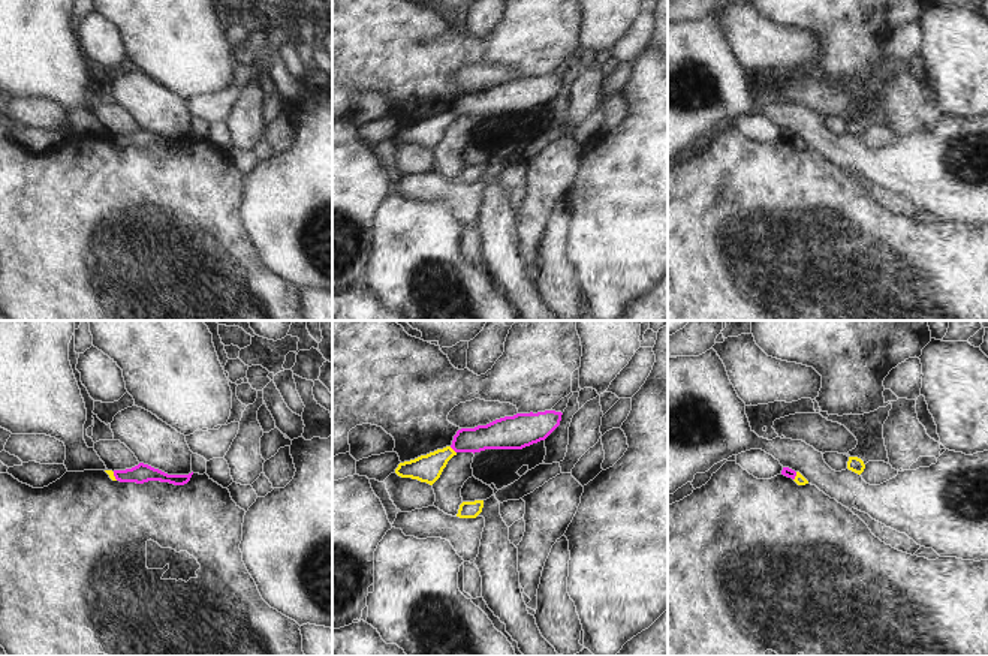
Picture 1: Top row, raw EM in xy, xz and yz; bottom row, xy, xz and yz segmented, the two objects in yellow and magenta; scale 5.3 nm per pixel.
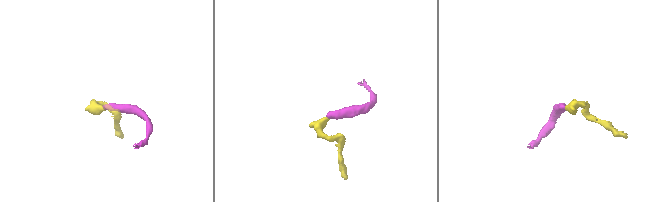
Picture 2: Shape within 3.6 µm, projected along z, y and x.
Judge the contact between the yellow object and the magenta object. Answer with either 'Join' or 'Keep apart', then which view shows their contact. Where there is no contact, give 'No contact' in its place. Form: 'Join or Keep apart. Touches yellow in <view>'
Join. Touches yellow in xz.

